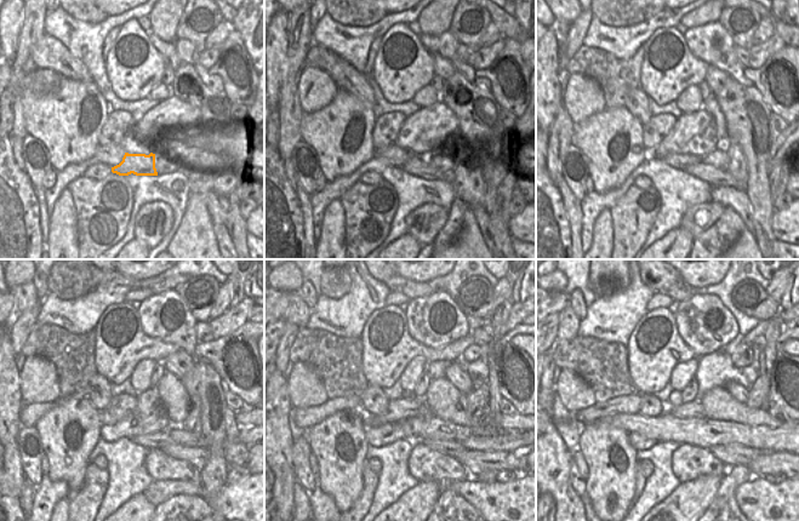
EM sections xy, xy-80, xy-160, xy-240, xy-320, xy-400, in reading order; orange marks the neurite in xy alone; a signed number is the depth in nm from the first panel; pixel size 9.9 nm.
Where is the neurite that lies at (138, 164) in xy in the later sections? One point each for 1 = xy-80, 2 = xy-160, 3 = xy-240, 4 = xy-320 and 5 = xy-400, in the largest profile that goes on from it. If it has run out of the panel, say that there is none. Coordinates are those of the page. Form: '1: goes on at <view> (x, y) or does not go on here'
1: goes on at xy-80 (418, 166)
2: goes on at xy-160 (702, 171)
3: goes on at xy-240 (198, 457)
4: goes on at xy-320 (477, 462)
5: goes on at xy-400 (769, 462)

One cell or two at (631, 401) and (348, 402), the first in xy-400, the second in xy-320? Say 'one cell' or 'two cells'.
one cell

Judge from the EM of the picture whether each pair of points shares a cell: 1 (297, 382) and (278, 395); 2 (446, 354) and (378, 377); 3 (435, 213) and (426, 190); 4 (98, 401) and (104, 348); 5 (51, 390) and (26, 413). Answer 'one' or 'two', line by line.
1: two
2: one
3: two
4: two
5: two

